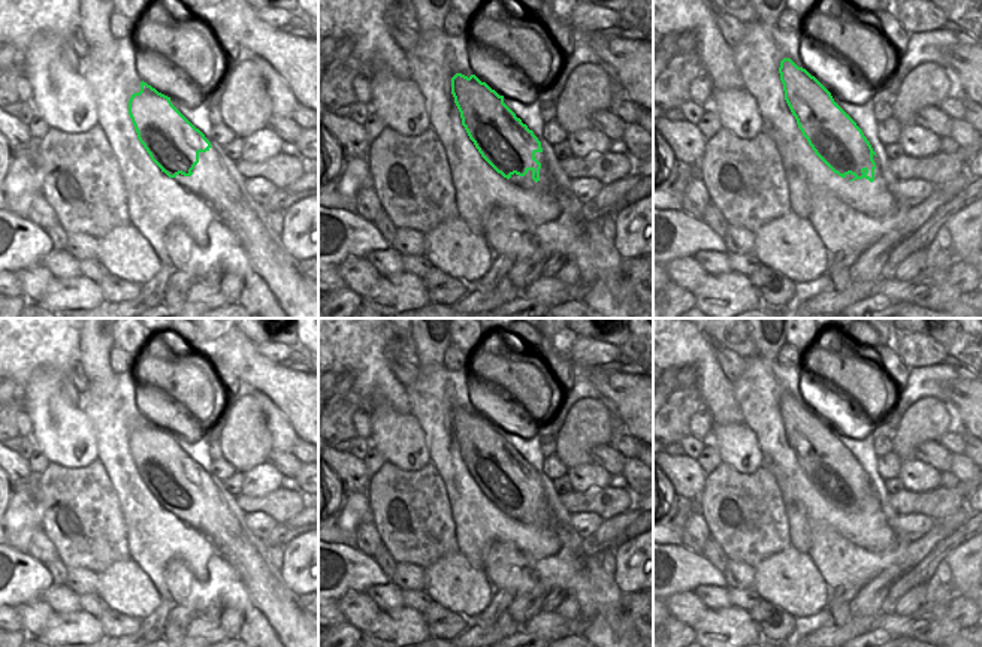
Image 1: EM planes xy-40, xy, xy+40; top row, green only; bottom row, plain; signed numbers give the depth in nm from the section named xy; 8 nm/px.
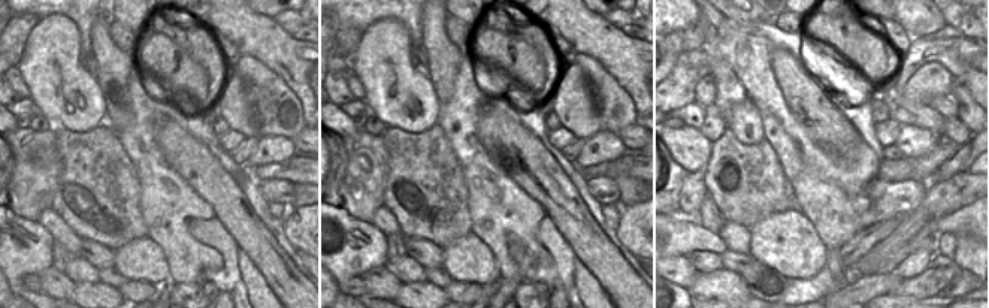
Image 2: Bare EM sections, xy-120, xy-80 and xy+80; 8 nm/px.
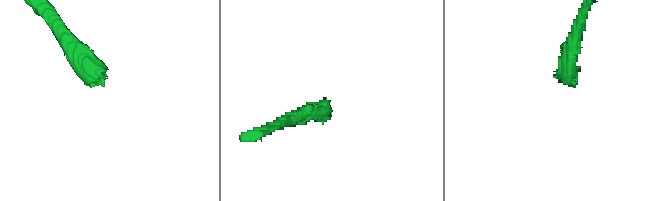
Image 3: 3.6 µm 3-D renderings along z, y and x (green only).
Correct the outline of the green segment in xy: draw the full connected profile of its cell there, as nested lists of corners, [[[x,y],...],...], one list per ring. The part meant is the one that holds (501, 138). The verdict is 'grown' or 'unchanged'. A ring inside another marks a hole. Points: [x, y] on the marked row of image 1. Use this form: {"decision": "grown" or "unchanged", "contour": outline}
{"decision": "grown", "contour": [[[462,73],[451,78],[451,94],[460,112],[462,126],[481,157],[504,178],[513,179],[516,185],[529,185],[535,193],[532,209],[543,211],[547,220],[571,218],[572,223],[565,226],[563,235],[580,238],[577,251],[580,279],[584,284],[595,278],[601,281],[601,291],[607,293],[613,302],[613,318],[653,318],[653,287],[635,284],[623,270],[623,259],[616,242],[604,236],[601,224],[583,220],[583,203],[574,196],[569,187],[571,179],[561,166],[553,172],[549,169],[541,142],[504,103],[504,96],[499,96],[475,75],[468,78]]]}

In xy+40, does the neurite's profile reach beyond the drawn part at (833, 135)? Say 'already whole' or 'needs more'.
needs more

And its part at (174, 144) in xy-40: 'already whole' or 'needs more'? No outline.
needs more

